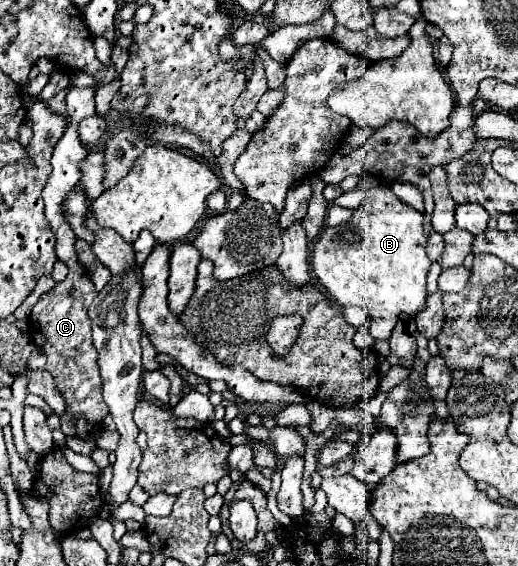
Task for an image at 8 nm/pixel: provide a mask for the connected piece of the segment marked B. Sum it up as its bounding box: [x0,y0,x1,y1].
[310,187,430,339]

